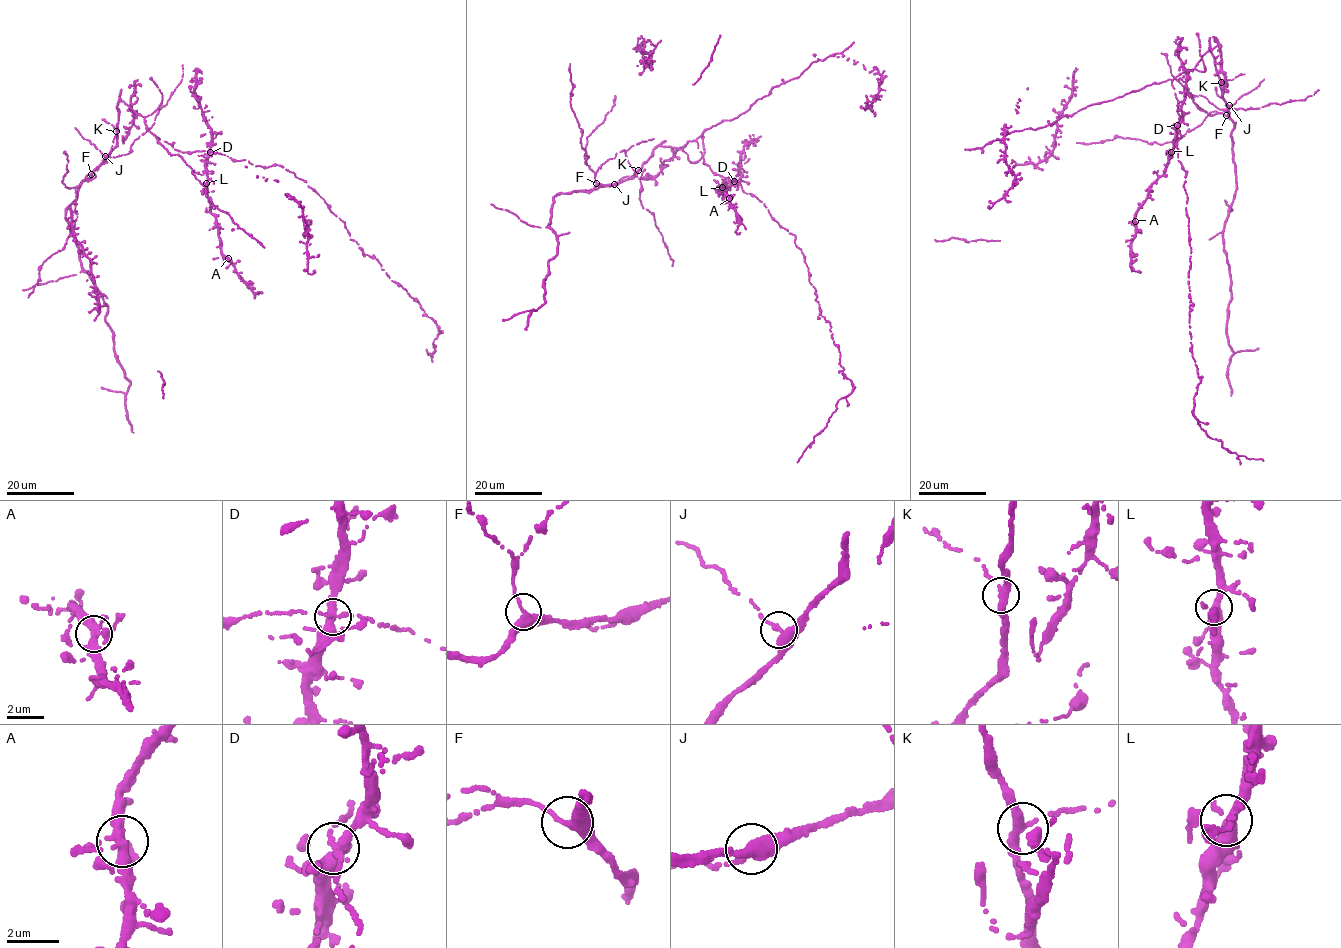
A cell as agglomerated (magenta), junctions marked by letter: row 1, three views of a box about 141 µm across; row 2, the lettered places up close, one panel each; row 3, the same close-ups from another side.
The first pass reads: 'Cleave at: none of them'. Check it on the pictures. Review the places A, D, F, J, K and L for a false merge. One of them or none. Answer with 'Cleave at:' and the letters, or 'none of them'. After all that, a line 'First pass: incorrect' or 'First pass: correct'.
Cleave at: none of them
First pass: correct

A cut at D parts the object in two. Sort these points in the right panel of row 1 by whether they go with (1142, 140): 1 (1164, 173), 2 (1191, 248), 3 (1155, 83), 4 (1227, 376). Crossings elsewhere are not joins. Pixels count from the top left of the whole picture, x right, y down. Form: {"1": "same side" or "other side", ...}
{"1": "same side", "2": "other side", "3": "same side", "4": "same side"}

